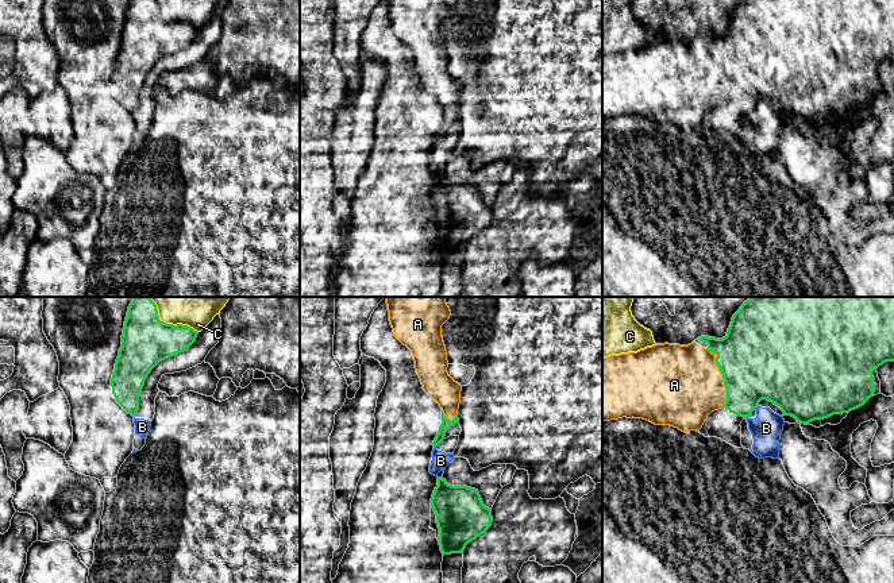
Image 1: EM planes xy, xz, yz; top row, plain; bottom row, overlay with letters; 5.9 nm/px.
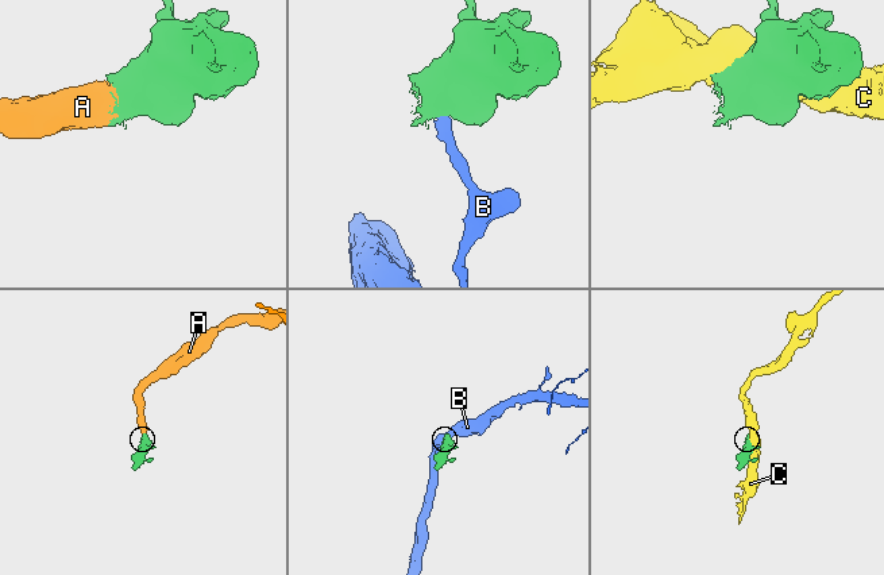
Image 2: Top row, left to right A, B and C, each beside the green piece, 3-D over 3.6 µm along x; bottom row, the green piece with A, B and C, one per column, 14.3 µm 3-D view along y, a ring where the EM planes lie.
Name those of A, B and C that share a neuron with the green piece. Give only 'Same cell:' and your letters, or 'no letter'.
Same cell: A

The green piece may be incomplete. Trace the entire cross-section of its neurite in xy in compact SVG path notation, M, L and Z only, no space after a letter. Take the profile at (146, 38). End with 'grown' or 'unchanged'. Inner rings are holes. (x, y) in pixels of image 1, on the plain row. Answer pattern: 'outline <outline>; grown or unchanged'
outline M131 0L124 19L122 45L111 76L116 100L131 113L139 108L139 94L151 67L162 58L186 49L199 30L182 22L166 22L159 18L155 0Z; unchanged

